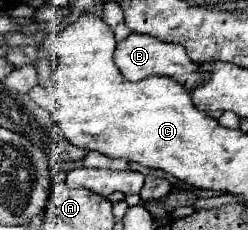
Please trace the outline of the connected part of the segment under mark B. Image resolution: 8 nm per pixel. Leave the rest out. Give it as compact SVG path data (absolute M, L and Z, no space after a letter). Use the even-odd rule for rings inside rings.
M130 34L126 40L118 42L114 60L116 60L120 72L124 74L124 78L130 82L138 82L138 80L144 80L150 76L168 76L168 78L174 78L176 82L180 82L182 86L186 86L188 90L194 90L194 86L202 84L206 78L206 72L202 72L200 66L188 58L186 50L180 44L166 44L166 42L160 42L160 40L156 40L152 36L144 36L144 34Z

